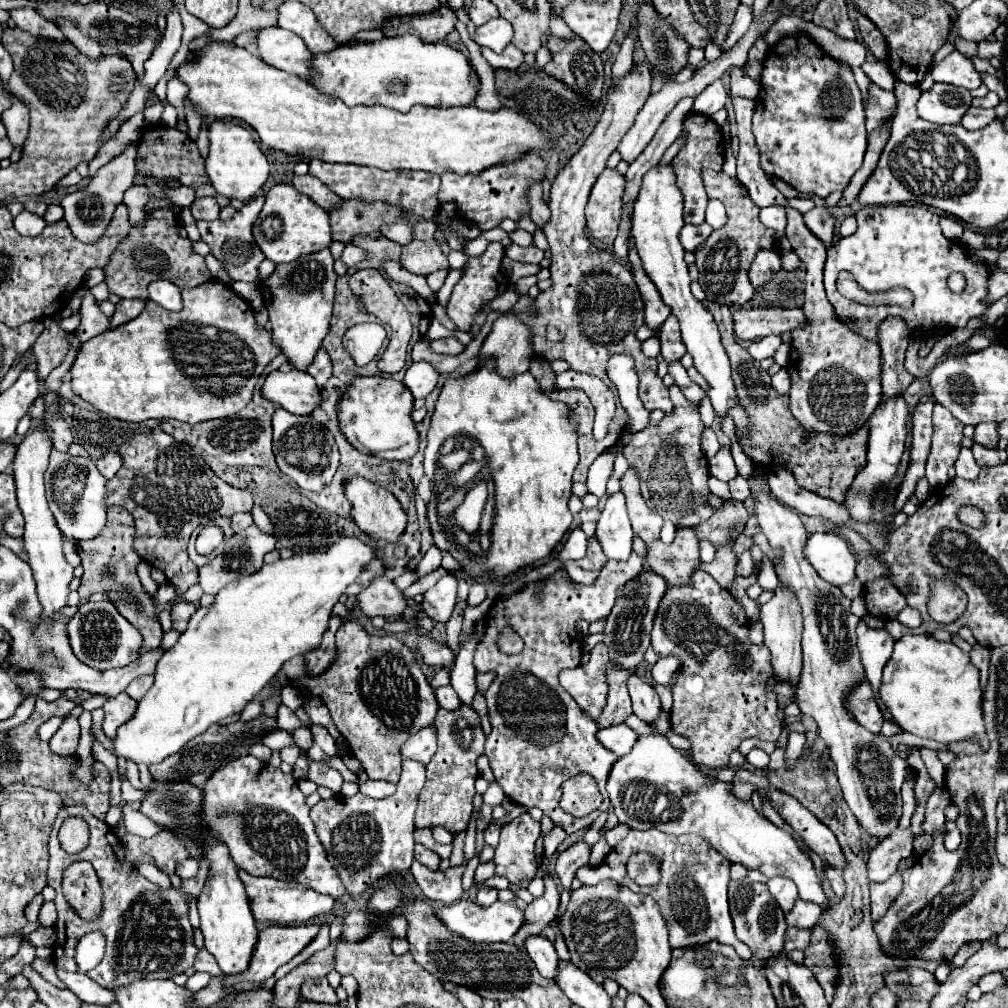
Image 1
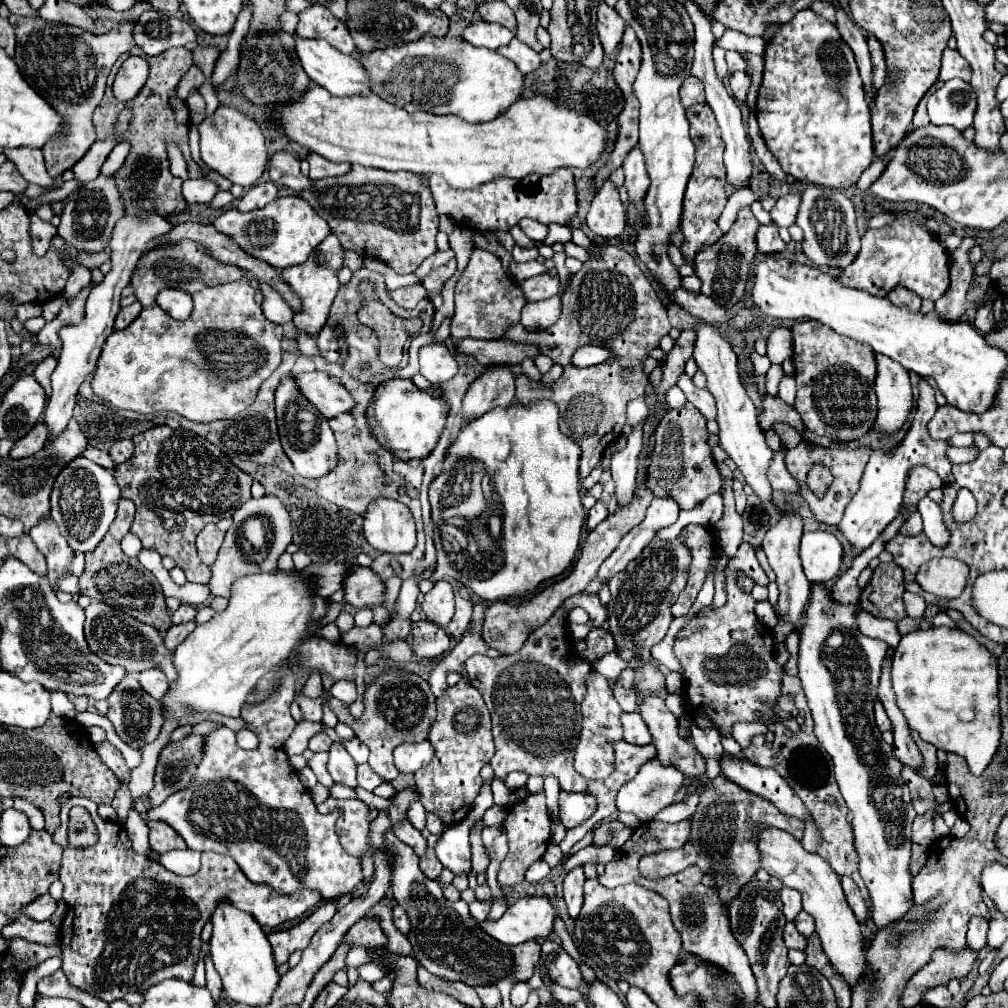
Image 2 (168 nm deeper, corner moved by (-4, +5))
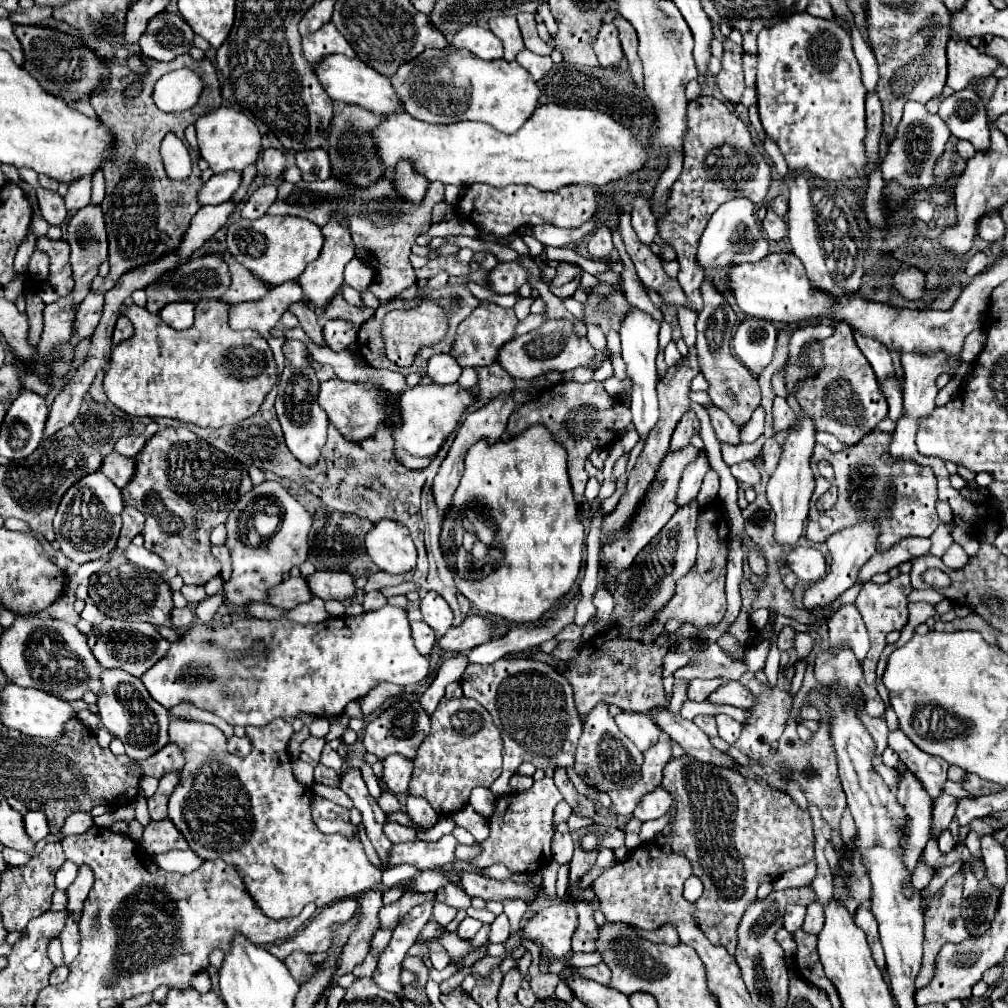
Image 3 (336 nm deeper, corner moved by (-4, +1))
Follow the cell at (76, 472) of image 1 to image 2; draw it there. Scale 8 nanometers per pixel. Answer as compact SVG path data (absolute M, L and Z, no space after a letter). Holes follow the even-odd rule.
M75 457L71 463L63 467L63 471L59 471L55 479L51 491L51 517L59 523L63 535L67 535L69 547L73 551L87 553L93 551L105 537L109 525L115 519L117 501L119 485L113 473L85 457Z

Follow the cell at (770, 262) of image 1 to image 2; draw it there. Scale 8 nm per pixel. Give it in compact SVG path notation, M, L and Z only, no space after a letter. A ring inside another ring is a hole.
M759 227L757 231L757 251L759 255L773 255L773 253L781 253L785 249L785 241L779 237L775 227Z

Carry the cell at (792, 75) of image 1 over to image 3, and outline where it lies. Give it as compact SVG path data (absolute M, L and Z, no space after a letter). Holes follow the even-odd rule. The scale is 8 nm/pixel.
M795 13L795 15L771 25L771 27L761 29L761 33L757 37L757 47L759 47L759 51L757 51L757 61L759 61L757 63L759 117L761 117L765 133L779 143L779 149L783 151L787 165L795 171L809 171L809 173L813 173L821 179L829 179L829 181L849 181L849 179L861 177L865 167L867 167L865 145L863 145L863 137L865 137L865 95L867 95L867 91L861 83L861 69L859 69L859 63L857 63L853 47L851 47L851 35L841 25L837 25L833 19L827 21L827 19L813 17L809 13Z

